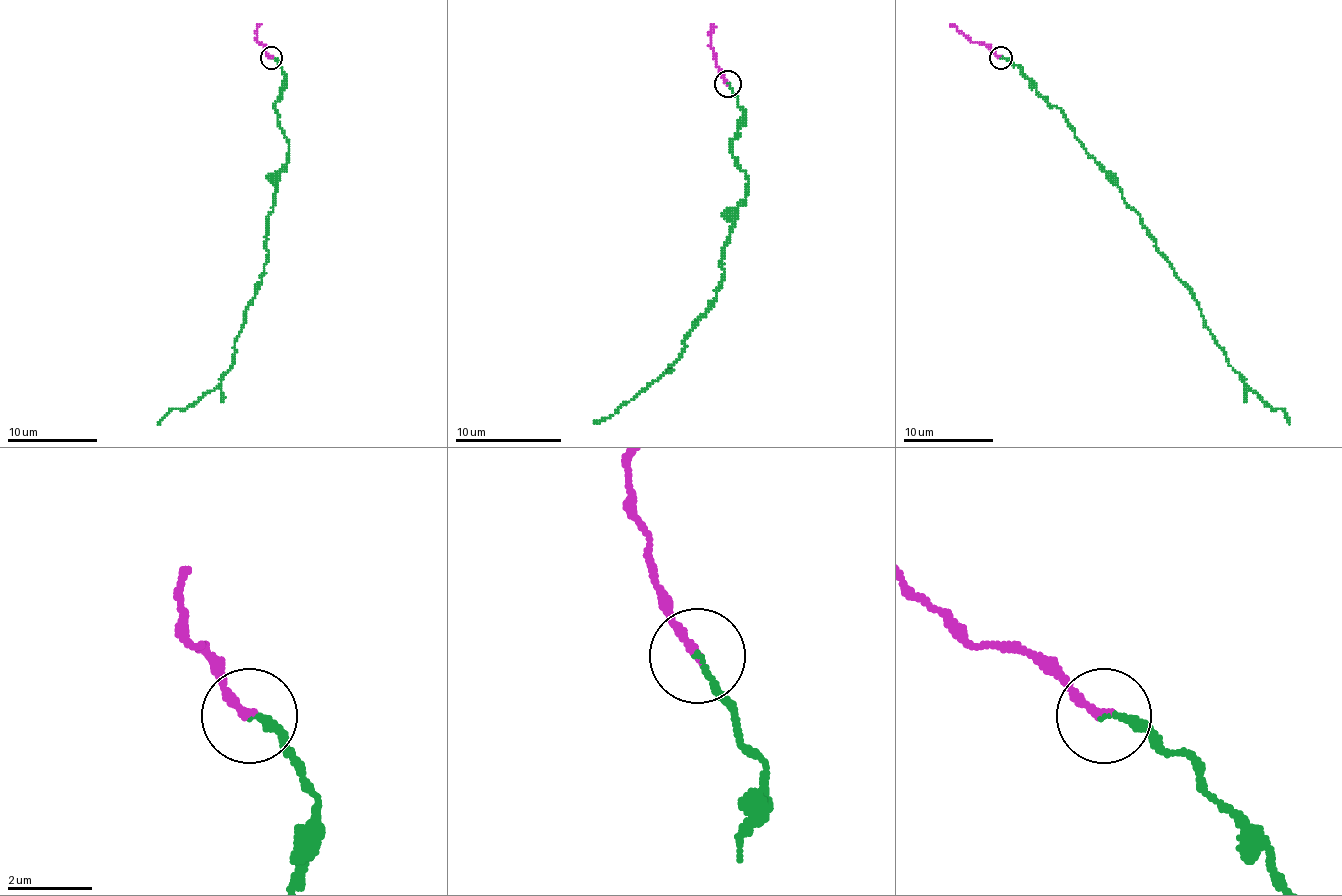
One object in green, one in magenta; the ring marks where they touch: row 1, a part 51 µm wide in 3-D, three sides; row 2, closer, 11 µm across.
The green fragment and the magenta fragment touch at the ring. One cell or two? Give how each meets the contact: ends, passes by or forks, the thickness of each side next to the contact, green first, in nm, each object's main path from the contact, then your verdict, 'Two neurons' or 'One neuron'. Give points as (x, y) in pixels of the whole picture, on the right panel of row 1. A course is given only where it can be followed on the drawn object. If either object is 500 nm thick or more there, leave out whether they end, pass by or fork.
At the ring green ends. At the ring magenta ends. Thickness 140 nm (green) against 200 nm. Course of green: (1000, 58), (1061, 110), (1190, 291), (1239, 379), (1271, 408), (1282, 408), (1289, 424). Course of magenta: (1000, 58), (984, 44), (968, 40), (950, 24). One neuron

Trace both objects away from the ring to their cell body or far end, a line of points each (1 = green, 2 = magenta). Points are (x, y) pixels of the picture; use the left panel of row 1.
1: (270, 58), (286, 76), (275, 110), (288, 160), (268, 216), (261, 284), (223, 379), (157, 424)
2: (270, 58), (257, 40), (259, 24)

